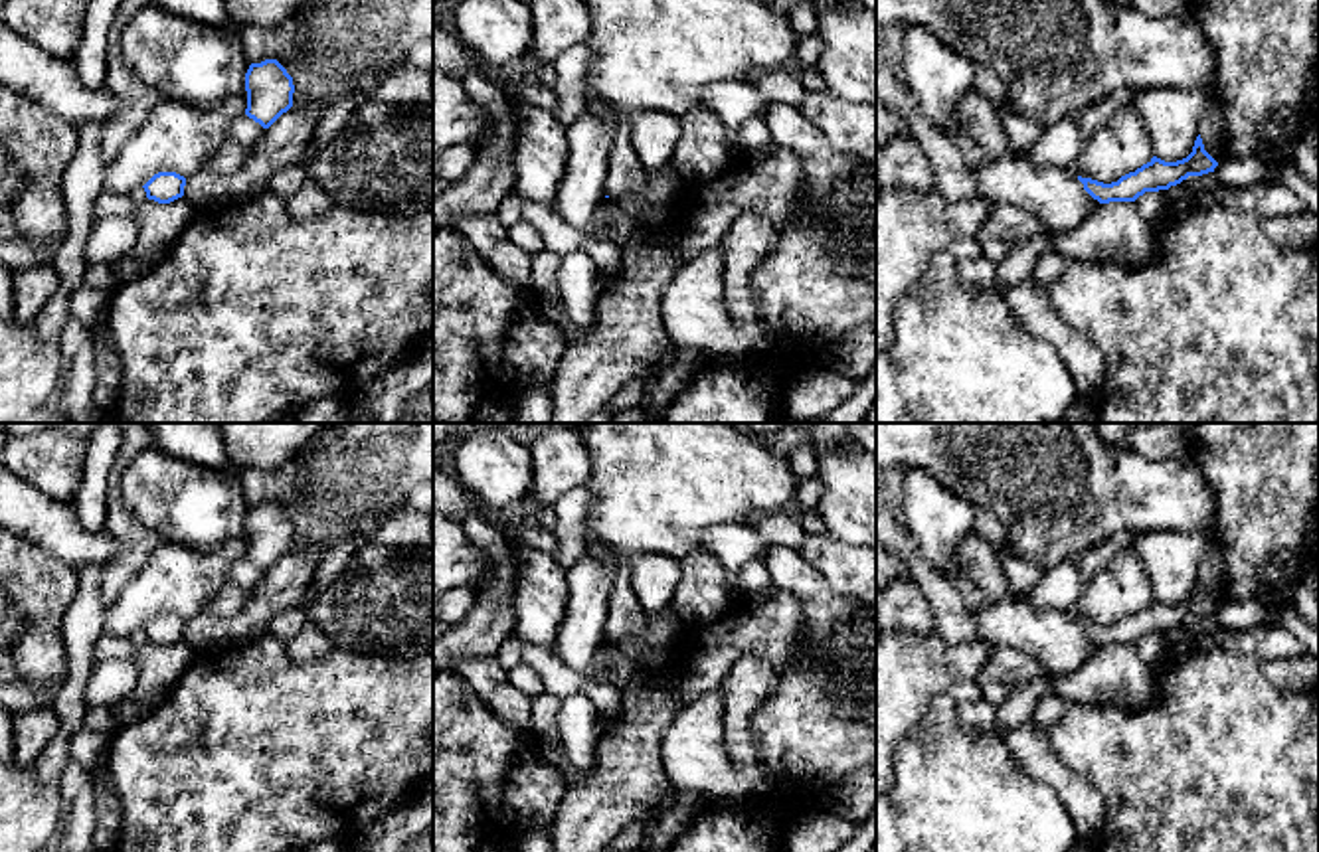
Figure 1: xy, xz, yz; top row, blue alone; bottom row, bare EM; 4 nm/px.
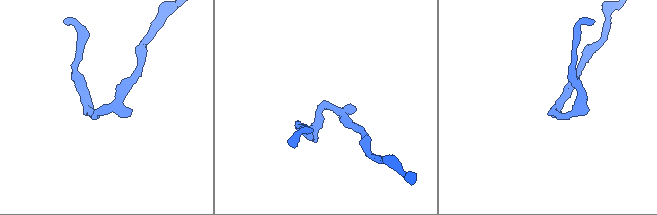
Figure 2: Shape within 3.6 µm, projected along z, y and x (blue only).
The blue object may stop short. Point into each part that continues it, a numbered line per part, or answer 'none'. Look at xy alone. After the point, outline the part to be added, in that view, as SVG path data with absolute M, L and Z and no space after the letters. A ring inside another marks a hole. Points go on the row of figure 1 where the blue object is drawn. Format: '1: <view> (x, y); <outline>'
none

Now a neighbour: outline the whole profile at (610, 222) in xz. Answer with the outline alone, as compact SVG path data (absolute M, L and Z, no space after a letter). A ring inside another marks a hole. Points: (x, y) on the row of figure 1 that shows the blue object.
M609 196L603 198L595 208L585 233L595 239L623 245L625 239L635 231L635 227L637 221L619 208L617 198Z

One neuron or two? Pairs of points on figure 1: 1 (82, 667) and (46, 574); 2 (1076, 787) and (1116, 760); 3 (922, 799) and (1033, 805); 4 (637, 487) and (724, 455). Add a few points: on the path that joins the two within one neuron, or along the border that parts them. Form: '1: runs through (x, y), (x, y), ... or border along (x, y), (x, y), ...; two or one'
1: border along (78, 574), (78, 592), (64, 617), (66, 663); two
2: border along (1053, 748), (1096, 787), (1104, 803), (1106, 821); two
3: runs through (950, 805), (1005, 805); one
4: runs through (659, 479), (667, 471), (703, 471); one

